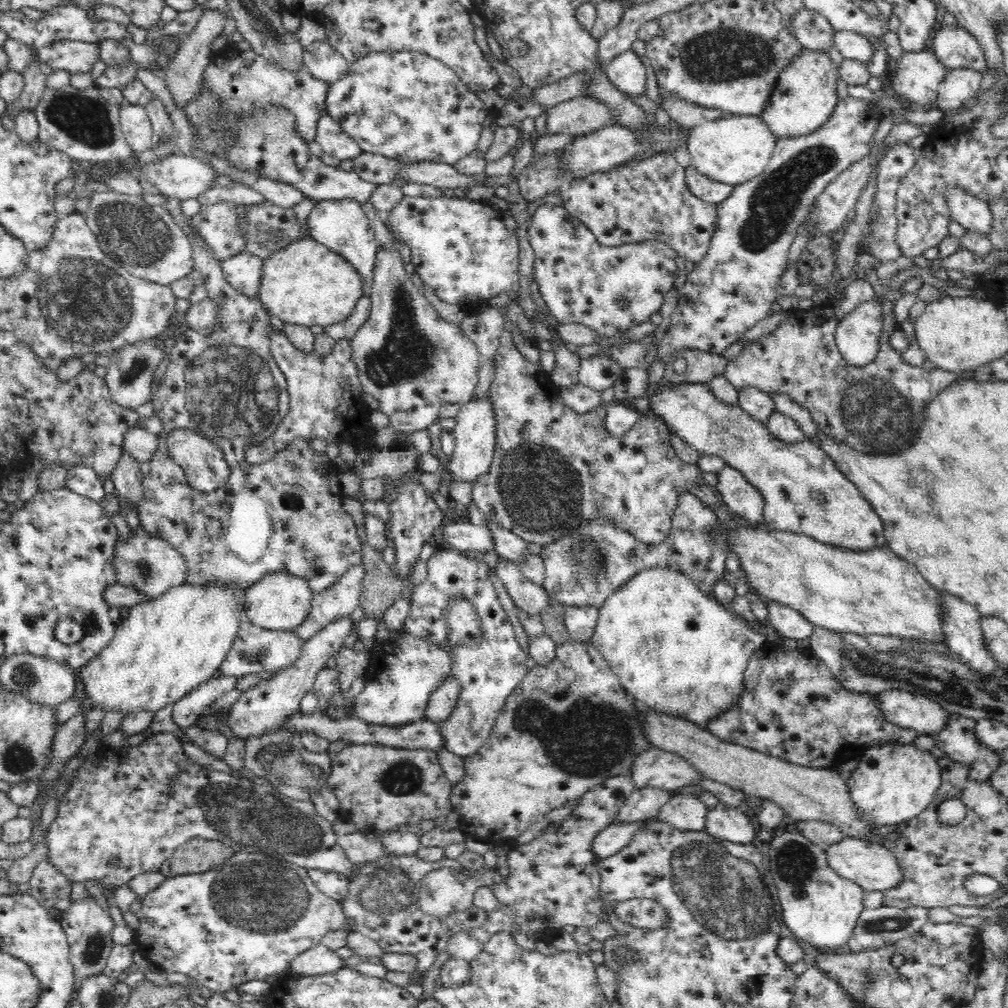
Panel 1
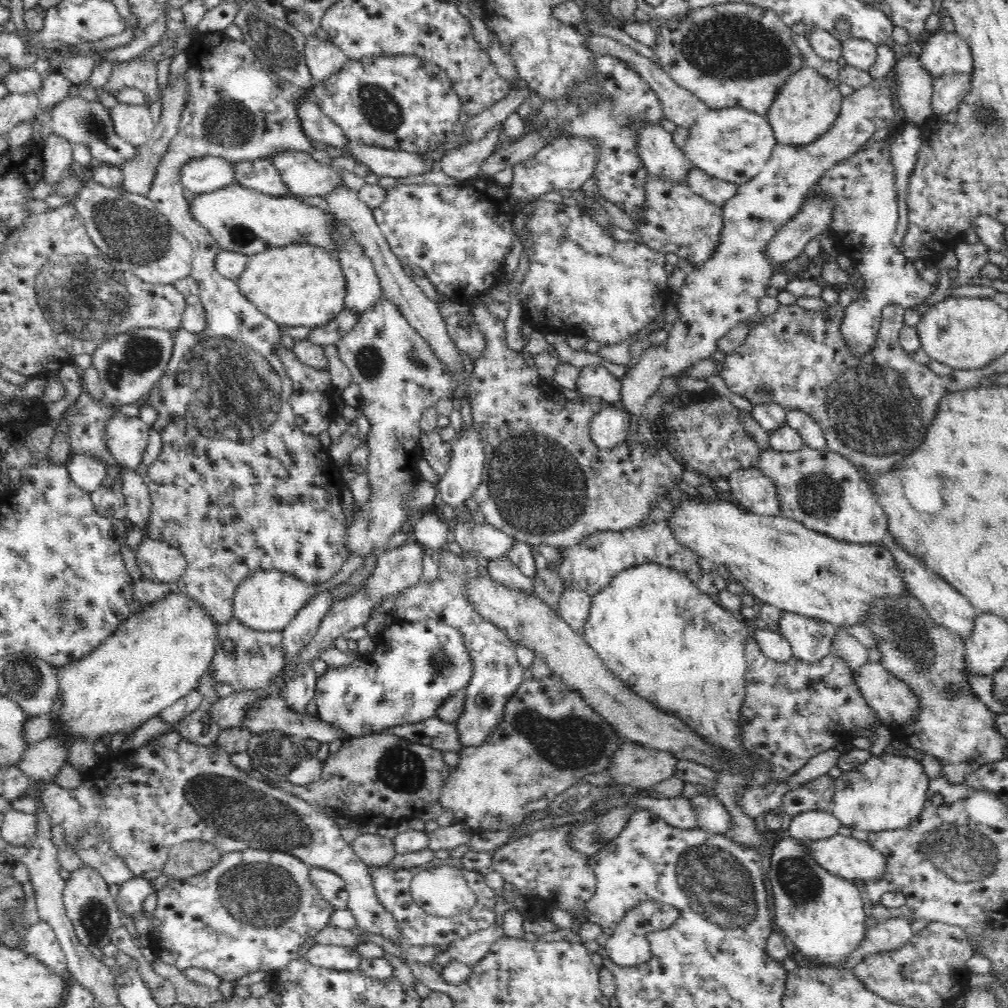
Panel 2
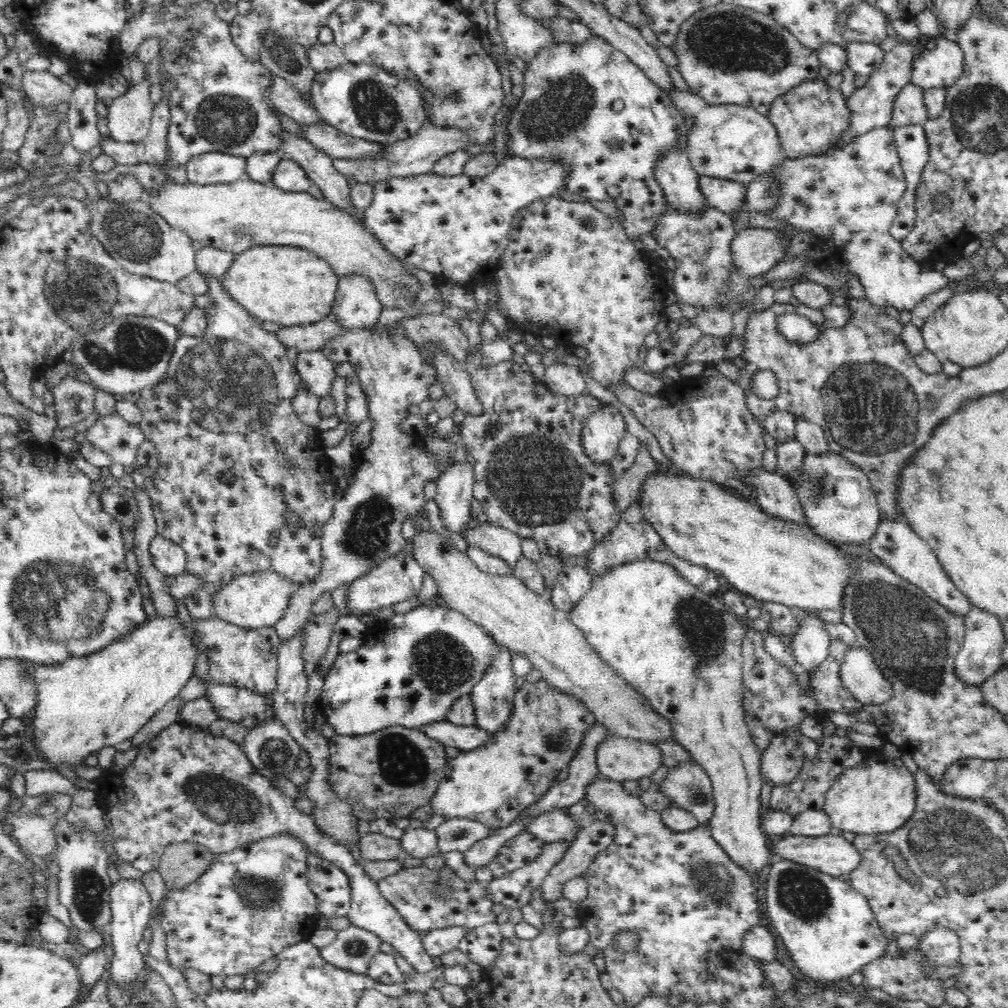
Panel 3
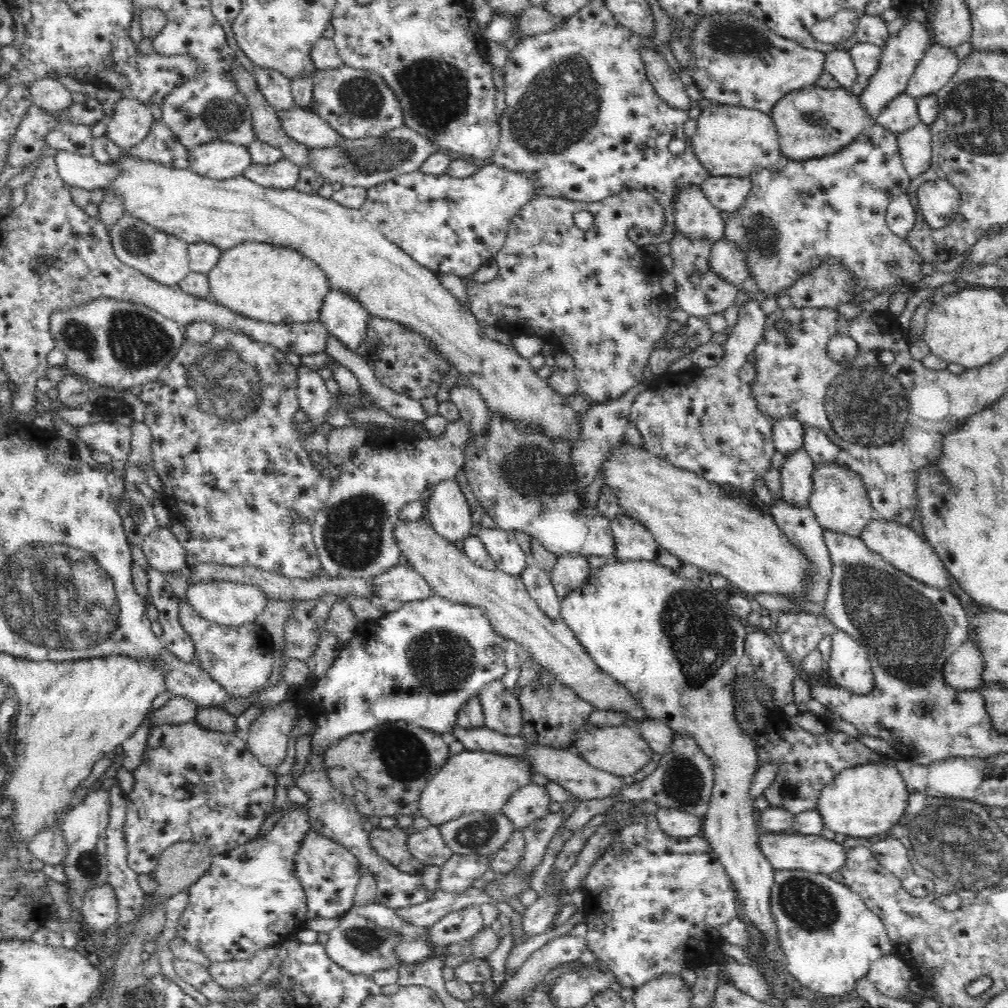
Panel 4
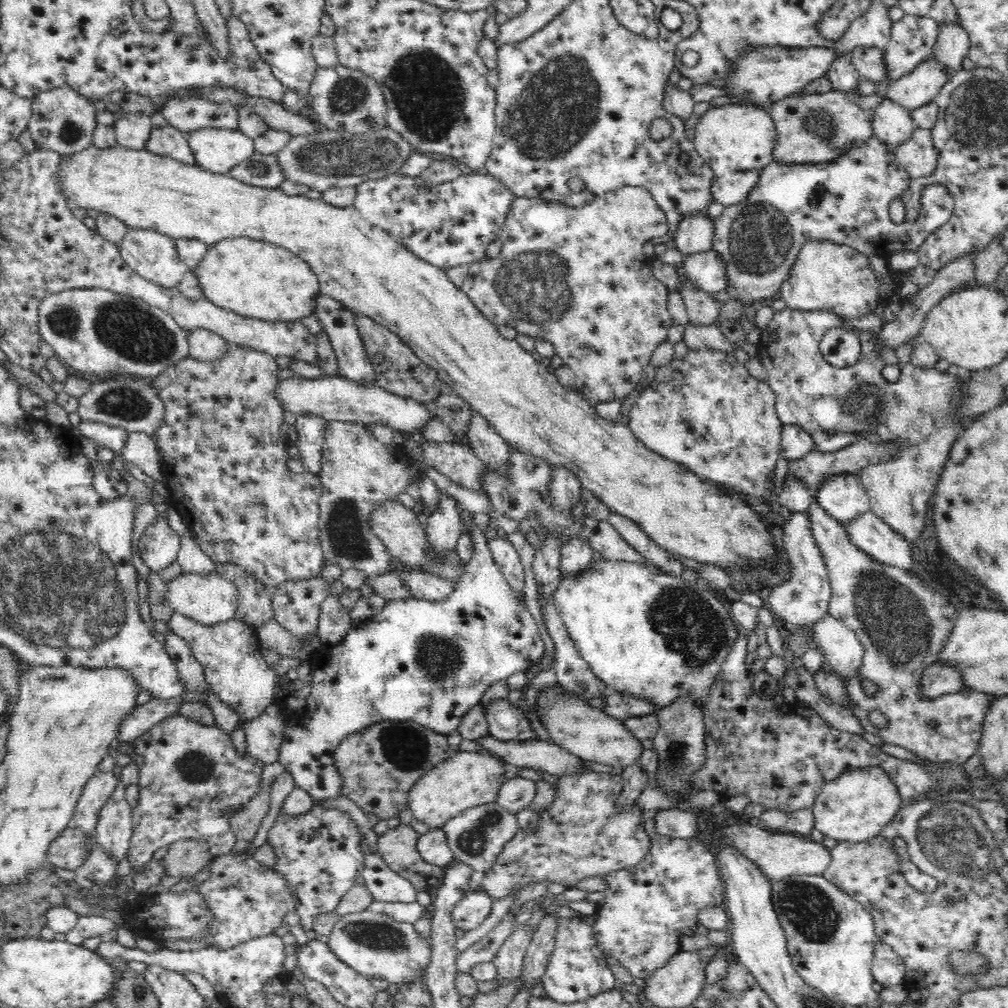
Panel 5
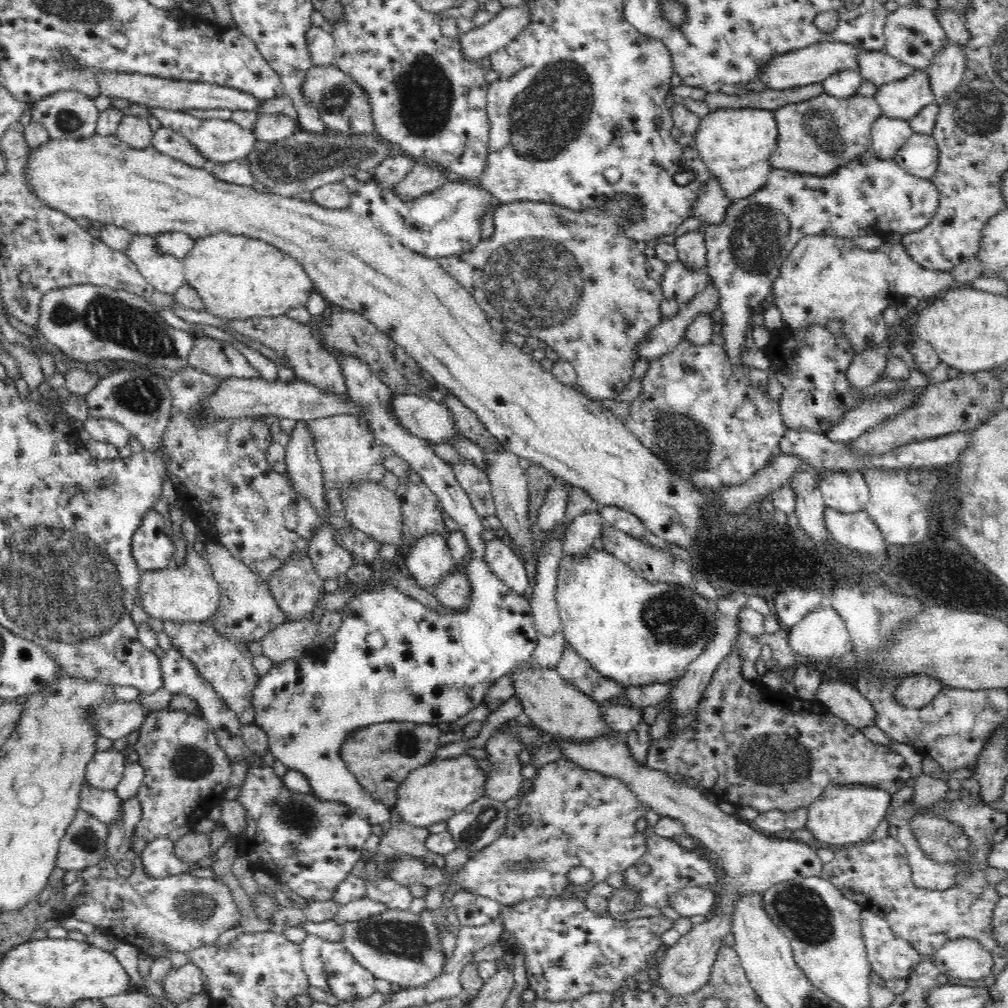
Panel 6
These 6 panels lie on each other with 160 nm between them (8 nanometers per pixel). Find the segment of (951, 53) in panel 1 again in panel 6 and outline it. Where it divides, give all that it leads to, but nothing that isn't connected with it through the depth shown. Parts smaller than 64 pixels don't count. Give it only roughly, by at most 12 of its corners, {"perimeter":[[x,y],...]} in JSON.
{"perimeter":[[927,72],[878,87],[886,118],[907,121],[932,103]]}

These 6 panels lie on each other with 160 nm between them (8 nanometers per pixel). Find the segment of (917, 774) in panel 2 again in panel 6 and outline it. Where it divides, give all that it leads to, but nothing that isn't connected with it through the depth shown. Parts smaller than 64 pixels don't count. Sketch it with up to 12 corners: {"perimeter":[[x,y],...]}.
{"perimeter":[[858,784],[825,788],[805,829],[839,849],[866,841],[892,795]]}

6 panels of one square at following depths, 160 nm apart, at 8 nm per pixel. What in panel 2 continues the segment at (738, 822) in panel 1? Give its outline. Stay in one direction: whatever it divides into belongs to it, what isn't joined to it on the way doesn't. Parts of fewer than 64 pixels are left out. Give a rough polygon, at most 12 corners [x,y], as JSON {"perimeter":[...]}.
{"perimeter":[[714,796],[689,798],[697,827],[724,835],[729,814]]}

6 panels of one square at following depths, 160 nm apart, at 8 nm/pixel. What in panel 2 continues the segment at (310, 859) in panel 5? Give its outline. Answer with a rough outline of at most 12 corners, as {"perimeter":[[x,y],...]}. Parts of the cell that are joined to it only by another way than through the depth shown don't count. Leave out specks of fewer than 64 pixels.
{"perimeter":[[311,867],[310,880],[335,910],[348,908],[345,880]]}

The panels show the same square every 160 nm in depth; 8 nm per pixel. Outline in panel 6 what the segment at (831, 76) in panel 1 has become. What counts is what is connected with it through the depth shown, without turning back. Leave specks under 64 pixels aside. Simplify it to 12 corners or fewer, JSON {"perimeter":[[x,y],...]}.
{"perimeter":[[874,97],[774,111],[772,168],[828,176],[871,149]]}

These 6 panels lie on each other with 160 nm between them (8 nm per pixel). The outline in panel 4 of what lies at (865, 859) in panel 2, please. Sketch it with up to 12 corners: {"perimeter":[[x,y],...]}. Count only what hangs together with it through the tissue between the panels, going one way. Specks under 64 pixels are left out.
{"perimeter":[[758,832],[775,871],[828,875],[843,846],[820,835]]}

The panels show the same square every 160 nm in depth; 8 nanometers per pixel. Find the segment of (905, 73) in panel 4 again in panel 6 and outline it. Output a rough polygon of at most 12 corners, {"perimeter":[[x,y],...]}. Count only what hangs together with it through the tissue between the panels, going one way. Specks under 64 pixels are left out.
{"perimeter":[[899,6],[883,51],[927,70],[949,44],[937,13]]}

